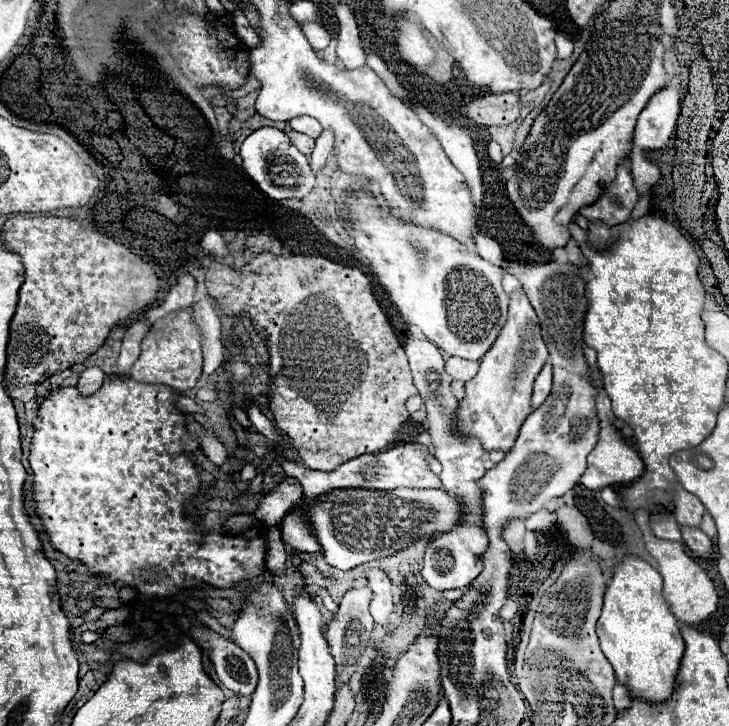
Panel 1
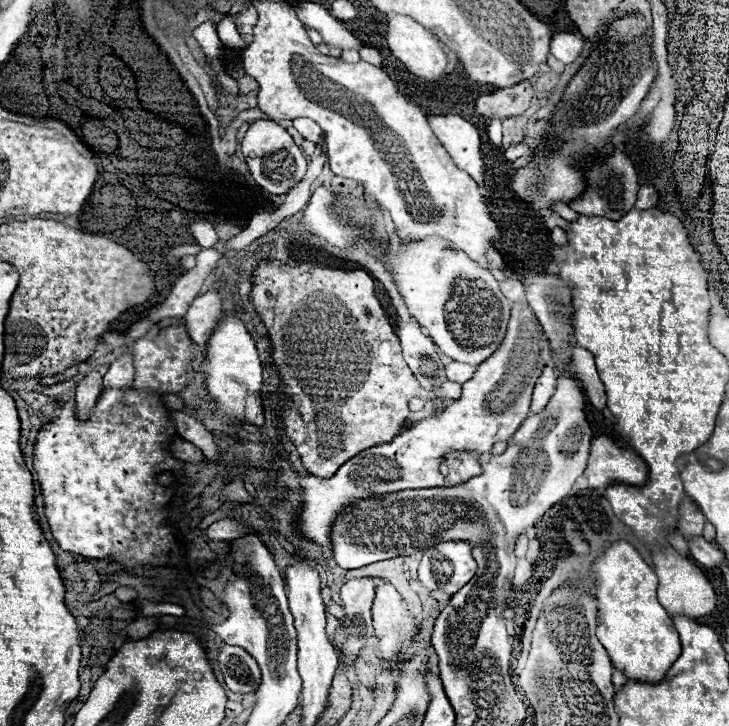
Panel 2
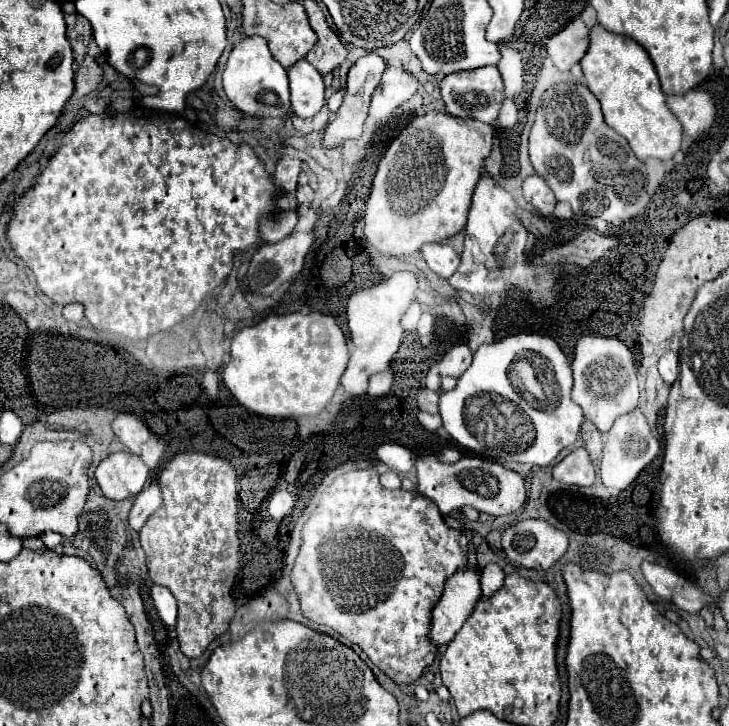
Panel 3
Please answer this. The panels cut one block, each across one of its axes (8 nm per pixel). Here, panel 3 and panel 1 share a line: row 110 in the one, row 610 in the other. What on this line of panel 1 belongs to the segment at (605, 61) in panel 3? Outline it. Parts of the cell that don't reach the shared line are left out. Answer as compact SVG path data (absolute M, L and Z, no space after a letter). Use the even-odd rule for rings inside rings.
M628 554L614 566L614 574L606 588L602 616L598 620L598 638L602 644L602 652L614 666L616 678L622 686L628 688L632 698L646 700L650 704L660 704L662 700L670 700L676 686L676 674L684 654L684 638L680 634L678 620L670 612L662 596L662 576L644 560Z

